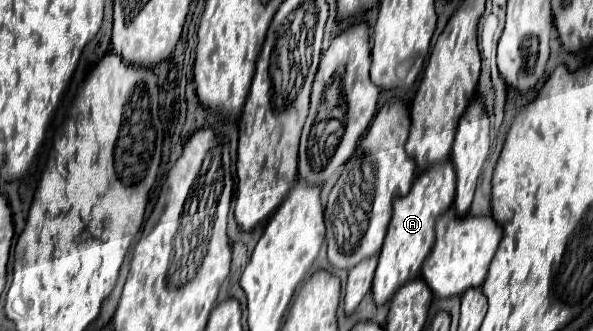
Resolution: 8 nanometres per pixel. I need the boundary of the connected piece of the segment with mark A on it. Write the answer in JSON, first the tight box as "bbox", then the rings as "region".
{"bbox":[372,159,456,305],"region":[[[446,159],[444,163],[430,165],[424,173],[420,173],[406,197],[394,199],[388,235],[380,251],[372,285],[372,295],[376,305],[384,305],[394,295],[394,291],[402,287],[402,283],[420,277],[422,261],[426,259],[430,247],[434,245],[434,221],[452,205],[454,193],[456,193],[456,173],[452,161]]]}

